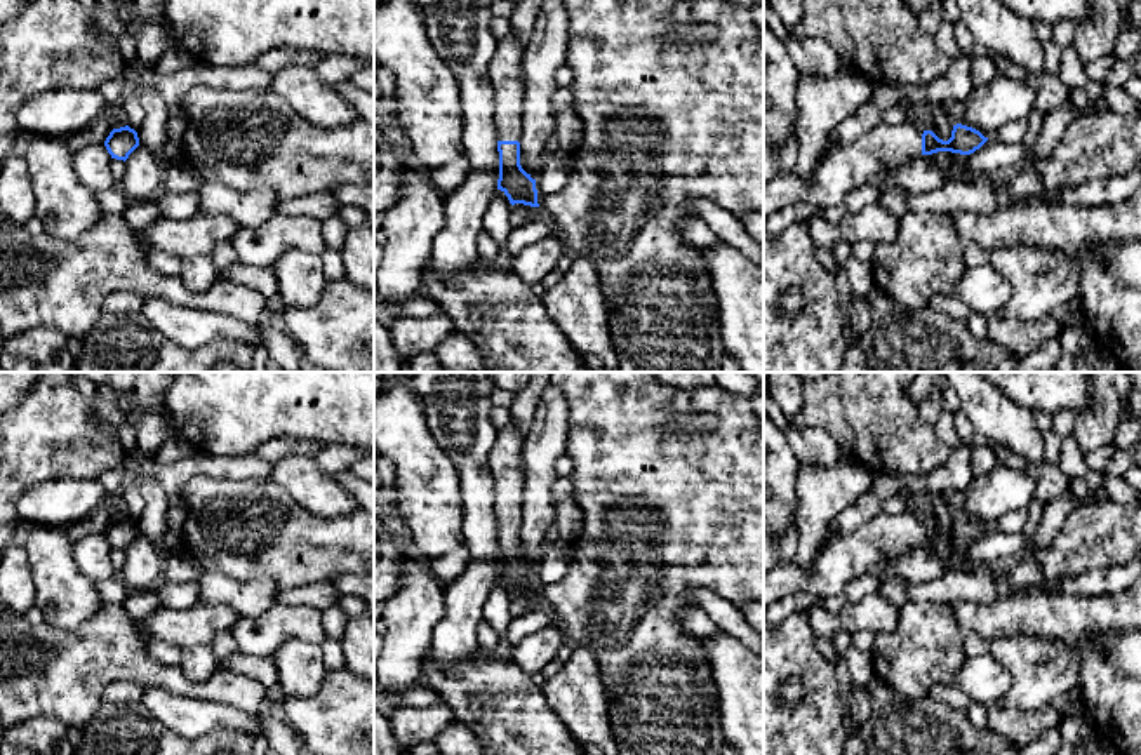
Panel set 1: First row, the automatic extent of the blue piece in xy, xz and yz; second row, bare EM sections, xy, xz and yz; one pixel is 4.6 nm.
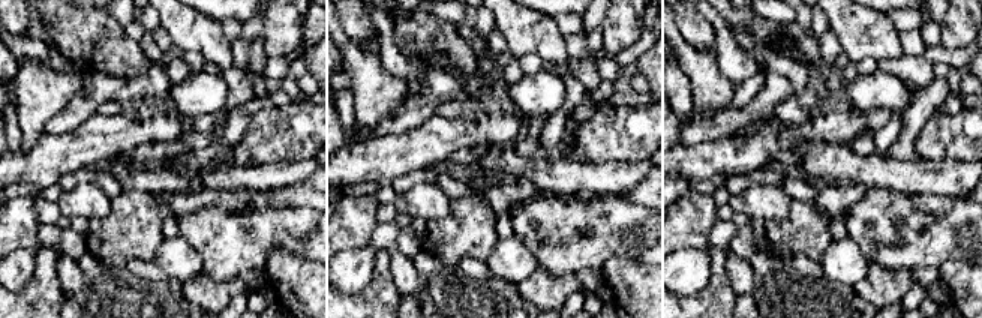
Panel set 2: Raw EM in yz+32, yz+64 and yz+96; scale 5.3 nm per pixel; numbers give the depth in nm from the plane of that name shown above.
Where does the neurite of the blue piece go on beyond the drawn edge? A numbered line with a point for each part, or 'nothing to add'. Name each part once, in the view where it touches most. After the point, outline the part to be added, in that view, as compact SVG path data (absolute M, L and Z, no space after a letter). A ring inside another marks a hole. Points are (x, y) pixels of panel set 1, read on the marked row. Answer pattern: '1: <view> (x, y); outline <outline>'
1: yz (868, 159); outline M913 120L894 127L878 124L857 141L823 151L811 181L795 172L779 174L764 184L764 217L798 202L824 210L842 204L854 188L885 183L891 169L922 157L922 134Z

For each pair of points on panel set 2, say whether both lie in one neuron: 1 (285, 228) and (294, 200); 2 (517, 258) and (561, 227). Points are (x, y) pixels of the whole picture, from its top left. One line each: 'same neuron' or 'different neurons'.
1: different neurons
2: different neurons

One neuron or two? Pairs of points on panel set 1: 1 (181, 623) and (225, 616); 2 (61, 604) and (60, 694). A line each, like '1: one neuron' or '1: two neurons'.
1: one neuron
2: two neurons

